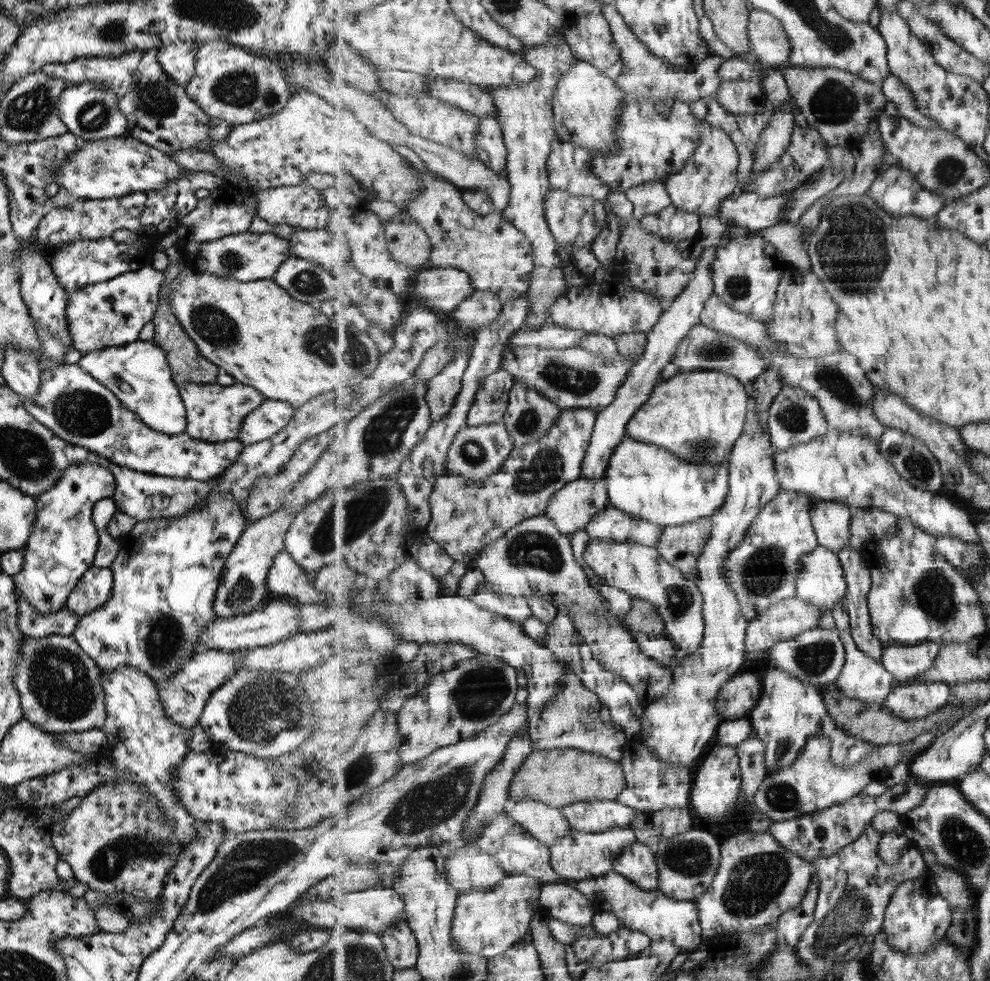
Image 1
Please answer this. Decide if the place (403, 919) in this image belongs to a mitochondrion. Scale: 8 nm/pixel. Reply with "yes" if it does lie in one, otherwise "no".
no

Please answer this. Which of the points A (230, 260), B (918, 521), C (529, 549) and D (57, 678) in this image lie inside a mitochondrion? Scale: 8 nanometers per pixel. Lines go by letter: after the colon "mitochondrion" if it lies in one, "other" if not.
A: mitochondrion
B: other
C: mitochondrion
D: mitochondrion

